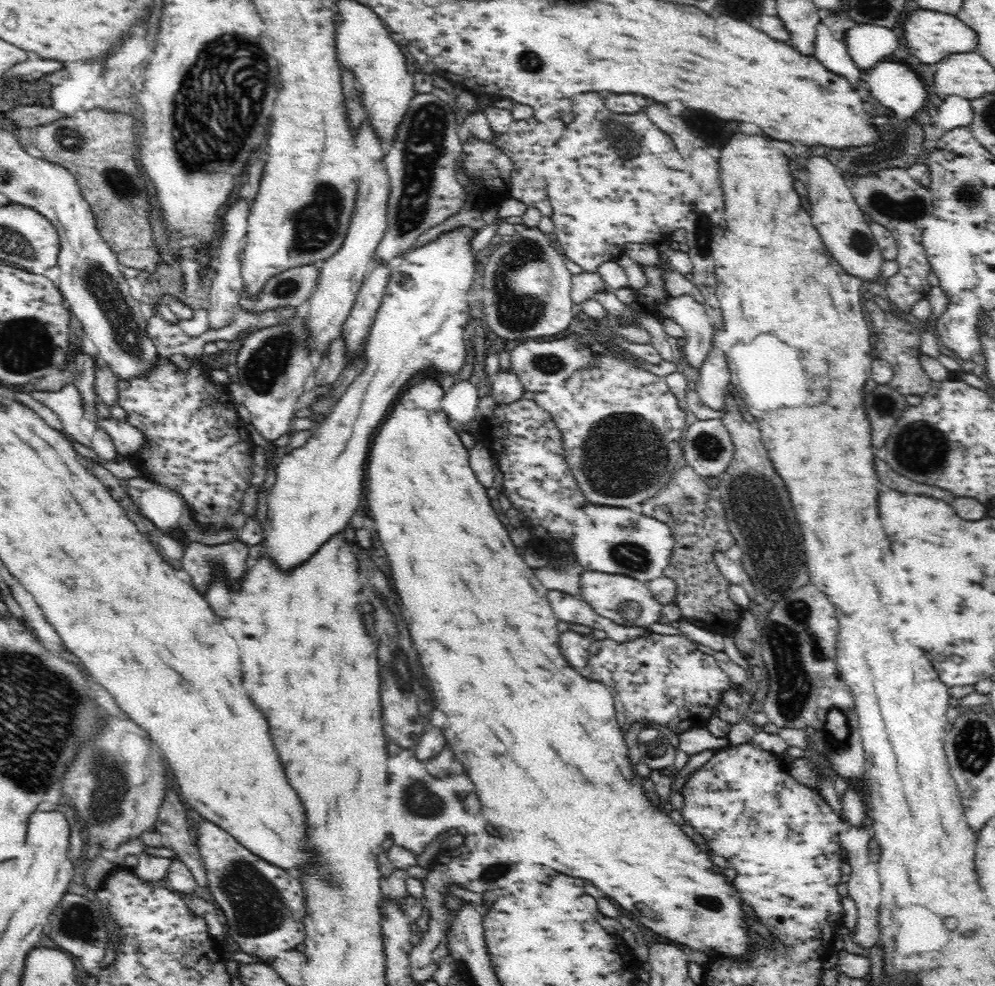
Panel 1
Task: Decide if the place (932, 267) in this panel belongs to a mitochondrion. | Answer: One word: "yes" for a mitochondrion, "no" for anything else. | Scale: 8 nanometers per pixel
no

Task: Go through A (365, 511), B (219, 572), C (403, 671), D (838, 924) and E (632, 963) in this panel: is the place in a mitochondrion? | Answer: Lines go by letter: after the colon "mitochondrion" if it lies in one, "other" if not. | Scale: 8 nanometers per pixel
A: other
B: other
C: mitochondrion
D: other
E: other

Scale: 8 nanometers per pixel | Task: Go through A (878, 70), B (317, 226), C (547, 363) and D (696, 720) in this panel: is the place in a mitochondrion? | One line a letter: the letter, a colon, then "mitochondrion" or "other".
A: other
B: mitochondrion
C: mitochondrion
D: other

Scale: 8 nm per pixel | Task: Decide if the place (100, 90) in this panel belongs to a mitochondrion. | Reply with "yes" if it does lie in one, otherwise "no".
no

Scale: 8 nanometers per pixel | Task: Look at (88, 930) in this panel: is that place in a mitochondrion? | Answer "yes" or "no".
yes

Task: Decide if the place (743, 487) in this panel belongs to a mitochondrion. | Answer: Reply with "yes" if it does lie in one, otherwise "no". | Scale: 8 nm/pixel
yes

